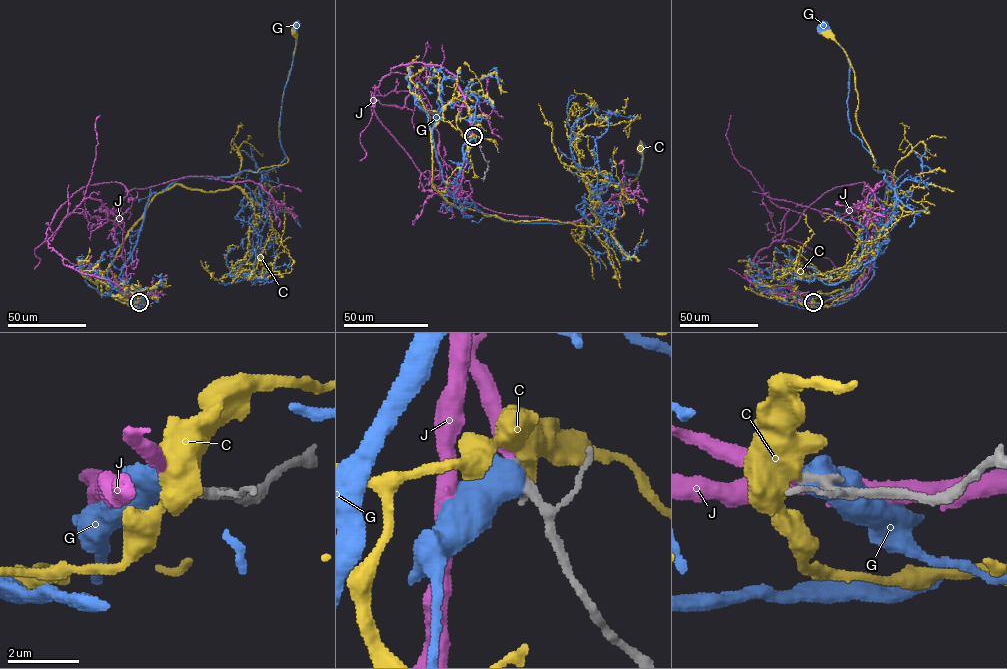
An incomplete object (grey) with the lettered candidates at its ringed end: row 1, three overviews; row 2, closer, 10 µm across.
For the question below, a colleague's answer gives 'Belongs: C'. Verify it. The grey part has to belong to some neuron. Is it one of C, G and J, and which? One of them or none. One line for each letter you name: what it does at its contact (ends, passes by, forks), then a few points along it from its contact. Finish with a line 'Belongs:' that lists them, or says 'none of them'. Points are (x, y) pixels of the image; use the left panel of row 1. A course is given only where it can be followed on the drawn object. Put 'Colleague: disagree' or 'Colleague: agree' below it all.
J: it ends; course (139, 302), (69, 267), (45, 241), (55, 213), (81, 188), (252, 181), (296, 216)
Belongs: J
Colleague: disagree

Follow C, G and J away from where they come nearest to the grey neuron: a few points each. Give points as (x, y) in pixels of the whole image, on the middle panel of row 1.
C: (473, 136), (439, 121), (432, 186), (519, 221), (575, 225), (632, 203), (640, 149)
G: (473, 137), (454, 201), (521, 223), (573, 223), (615, 201), (628, 203), (624, 175), (638, 174), (642, 147)
J: (473, 136), (439, 66), (393, 67), (373, 106), (371, 93), (440, 187), (557, 222), (631, 191), (642, 215)

